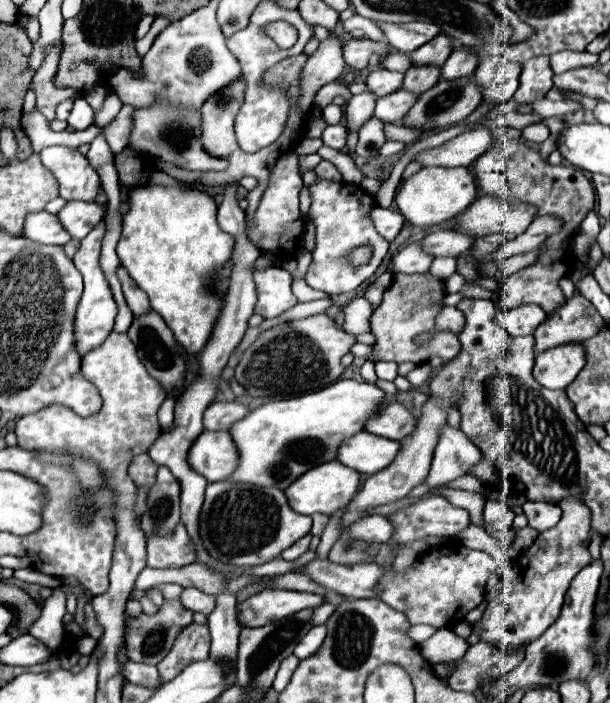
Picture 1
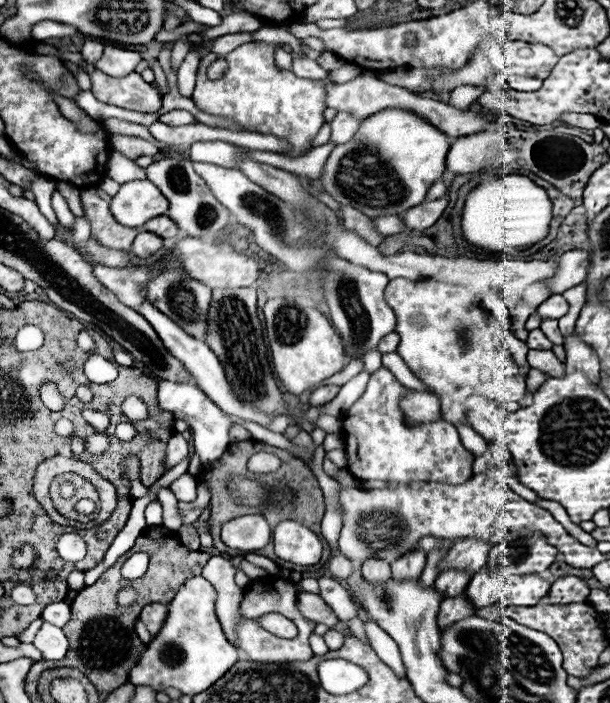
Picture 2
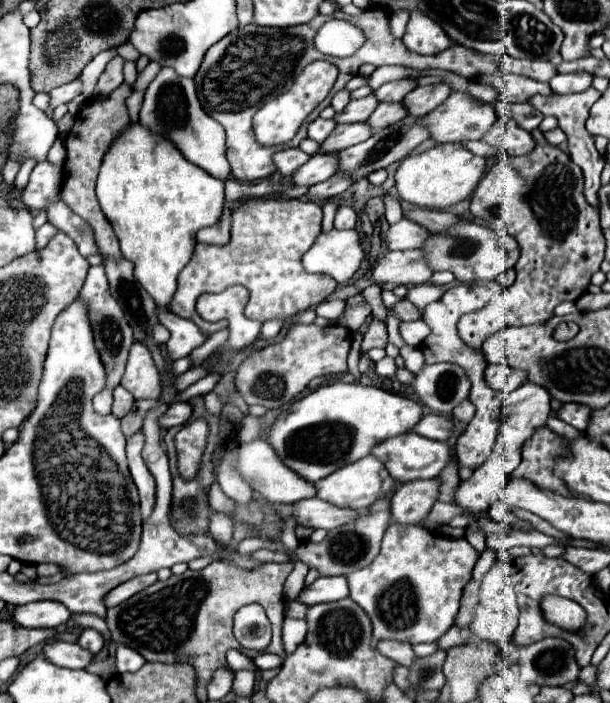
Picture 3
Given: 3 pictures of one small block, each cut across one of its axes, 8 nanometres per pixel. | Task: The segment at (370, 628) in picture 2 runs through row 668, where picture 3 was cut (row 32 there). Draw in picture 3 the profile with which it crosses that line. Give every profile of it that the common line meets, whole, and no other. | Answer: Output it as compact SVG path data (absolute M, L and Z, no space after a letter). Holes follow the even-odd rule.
M398 12L398 14L392 14L390 28L392 28L394 36L402 38L402 36L404 36L404 30L406 30L406 24L408 24L408 12Z

